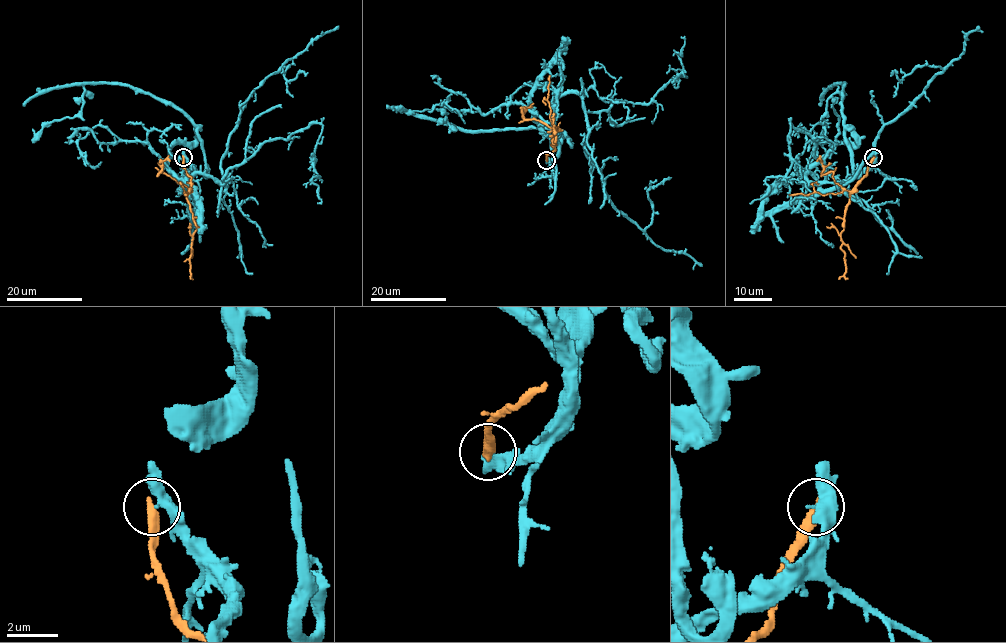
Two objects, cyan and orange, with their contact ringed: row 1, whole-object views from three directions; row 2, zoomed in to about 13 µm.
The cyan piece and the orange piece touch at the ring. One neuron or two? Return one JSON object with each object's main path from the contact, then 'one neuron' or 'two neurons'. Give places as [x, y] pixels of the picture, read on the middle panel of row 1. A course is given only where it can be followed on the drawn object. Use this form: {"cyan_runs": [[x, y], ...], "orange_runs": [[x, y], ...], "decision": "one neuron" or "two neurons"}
{"cyan_runs": [[547, 160], [558, 154], [554, 103], [577, 92], [584, 153], [609, 201], [655, 244], [702, 264]], "orange_runs": [[546, 160], [555, 148], [550, 136], [559, 129], [555, 128], [554, 132], [554, 125]], "decision": "two neurons"}

